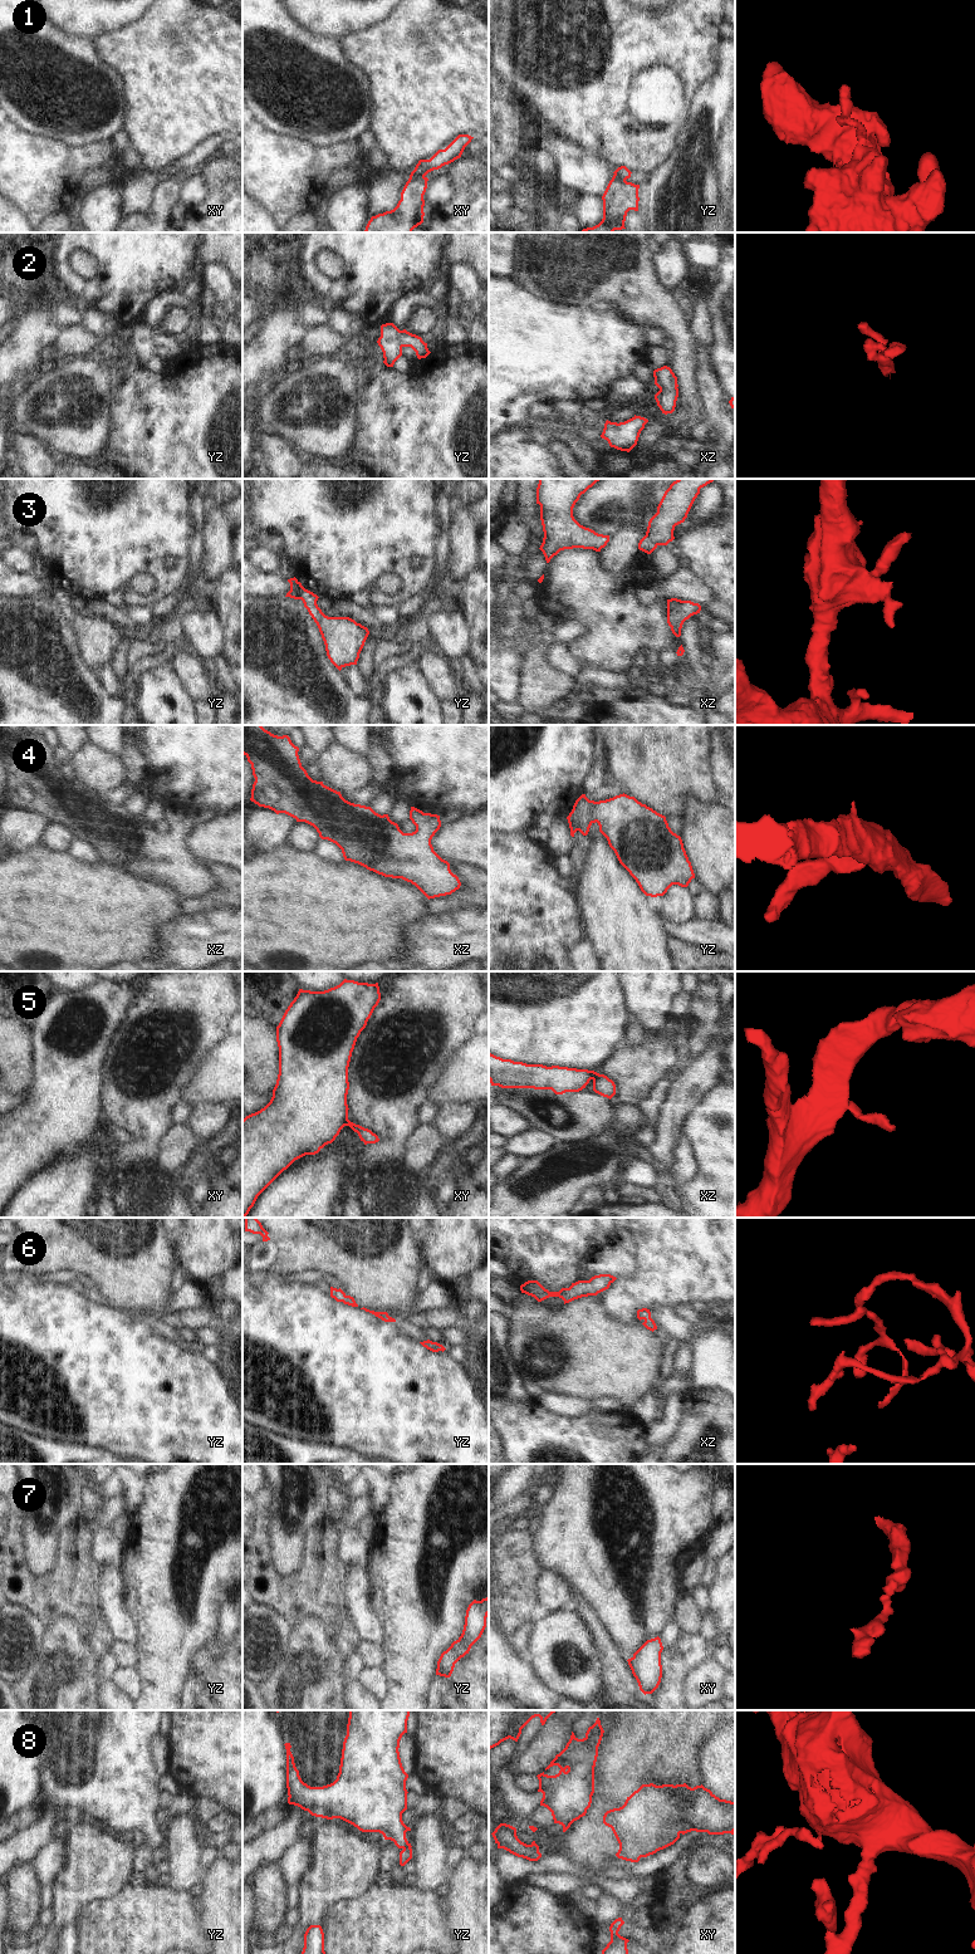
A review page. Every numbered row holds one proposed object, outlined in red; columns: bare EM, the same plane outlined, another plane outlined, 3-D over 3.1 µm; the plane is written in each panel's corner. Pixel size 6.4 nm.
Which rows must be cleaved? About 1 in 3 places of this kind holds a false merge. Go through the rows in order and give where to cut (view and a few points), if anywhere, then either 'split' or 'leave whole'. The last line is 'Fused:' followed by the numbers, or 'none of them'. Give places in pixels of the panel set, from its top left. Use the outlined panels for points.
1: xy (411, 174), (424, 177) | split
2: xz (660, 387), (676, 388) | split
3: xz (645, 535), (657, 544) | split
4: no cut | leave whole
5: xz (596, 1072), (592, 1078) | split
6: no cut | leave whole
7: no cut | leave whole
8: yz (403, 1847), (410, 1849) | split
Fused: 1, 2, 3, 5, 8

